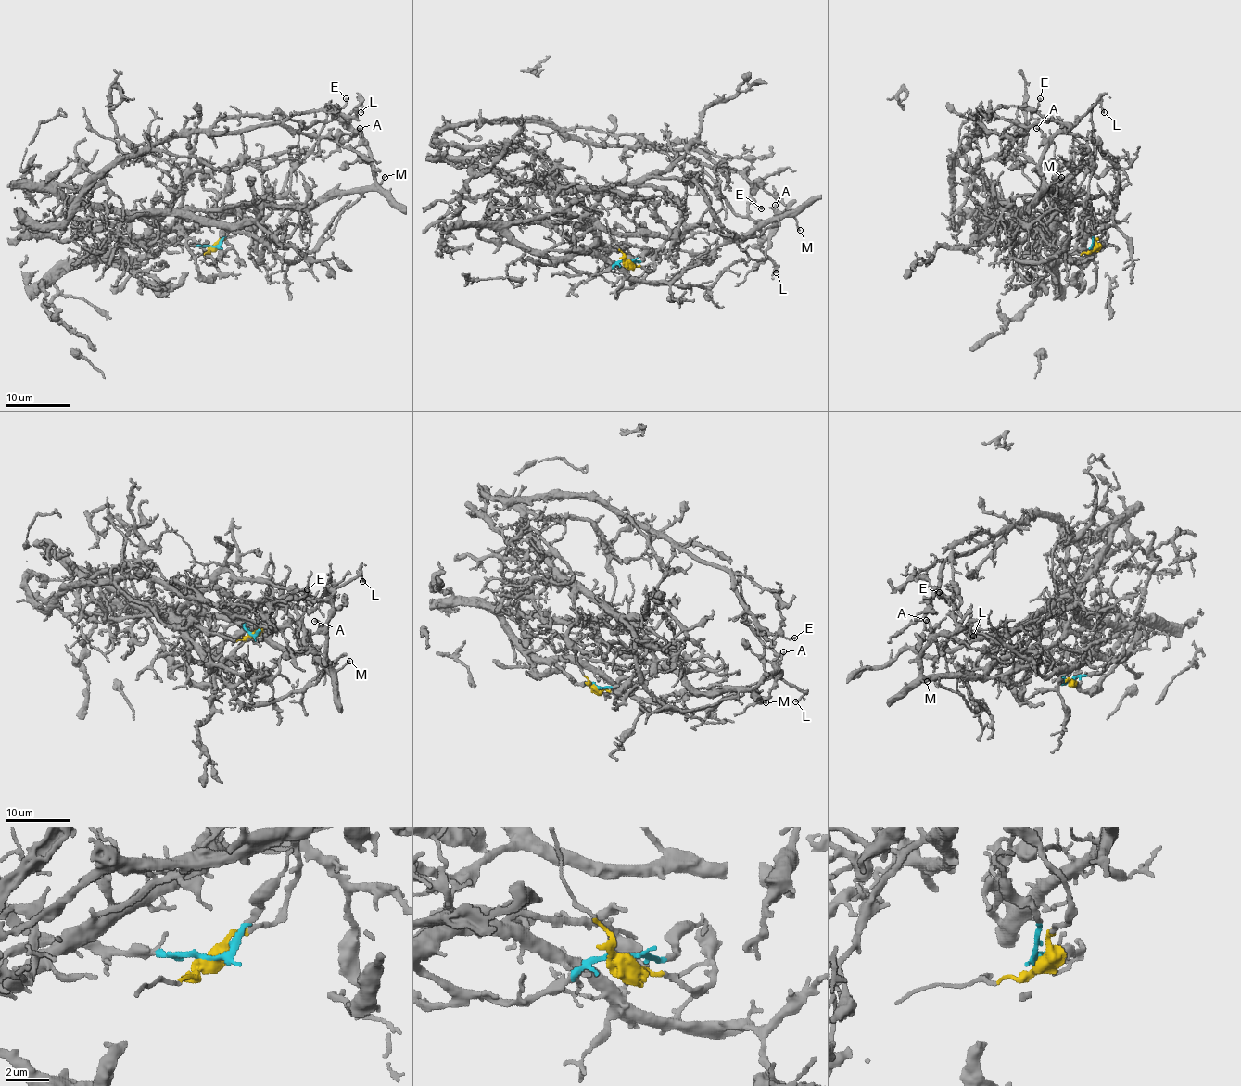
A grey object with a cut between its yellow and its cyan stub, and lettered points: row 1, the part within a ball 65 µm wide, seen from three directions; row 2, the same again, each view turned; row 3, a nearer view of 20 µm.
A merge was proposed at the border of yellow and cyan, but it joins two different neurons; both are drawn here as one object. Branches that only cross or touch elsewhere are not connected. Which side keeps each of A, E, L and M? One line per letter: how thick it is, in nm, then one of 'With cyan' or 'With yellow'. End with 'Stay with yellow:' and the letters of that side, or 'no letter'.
A: Thickness 170 nm. With yellow
E: Thickness 170 nm. With yellow
L: Thickness 170 nm. With yellow
M: Thickness 140 nm. With yellow
Stay with yellow: A, E, L, M

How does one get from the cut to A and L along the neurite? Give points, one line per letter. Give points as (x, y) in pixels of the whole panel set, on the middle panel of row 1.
A: (627, 261), (650, 271), (668, 240), (678, 240), (696, 227), (747, 236), (790, 212), (778, 212), (775, 204)
L: (627, 261), (650, 271), (658, 250), (690, 229), (747, 236), (779, 220), (786, 208), (760, 250), (776, 272)

